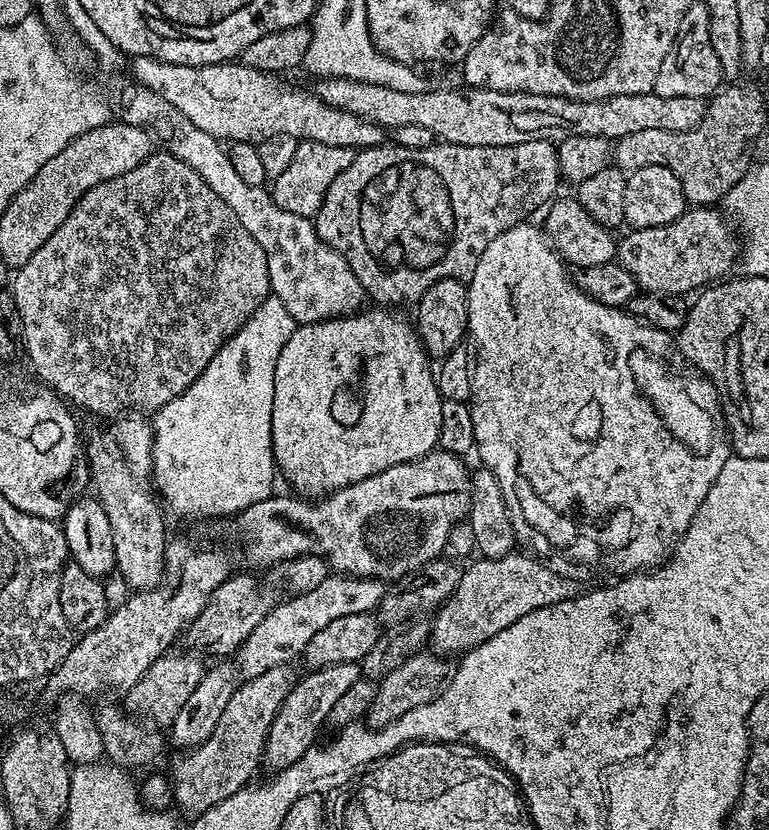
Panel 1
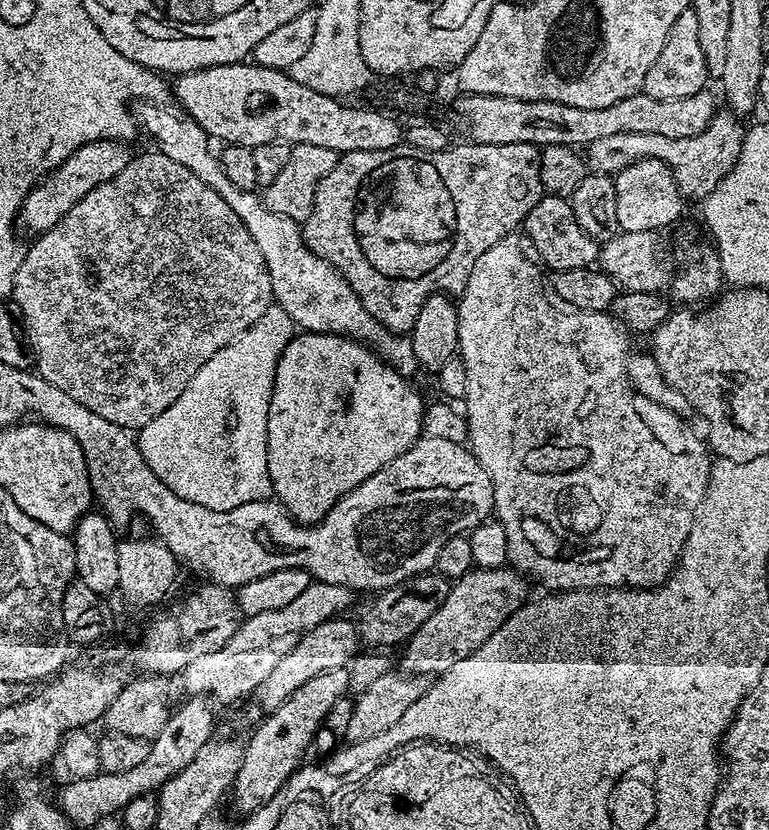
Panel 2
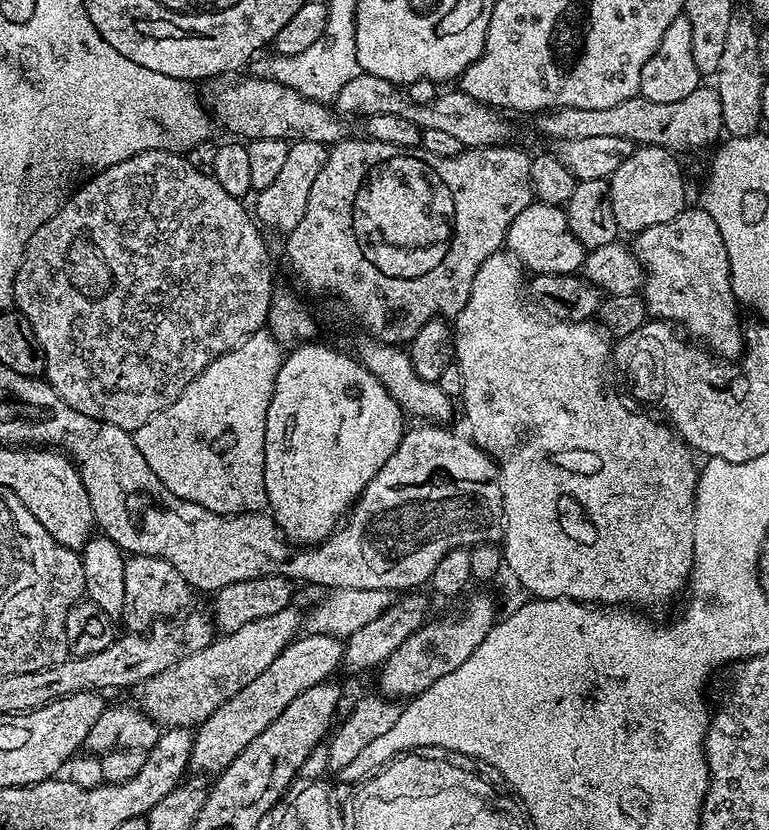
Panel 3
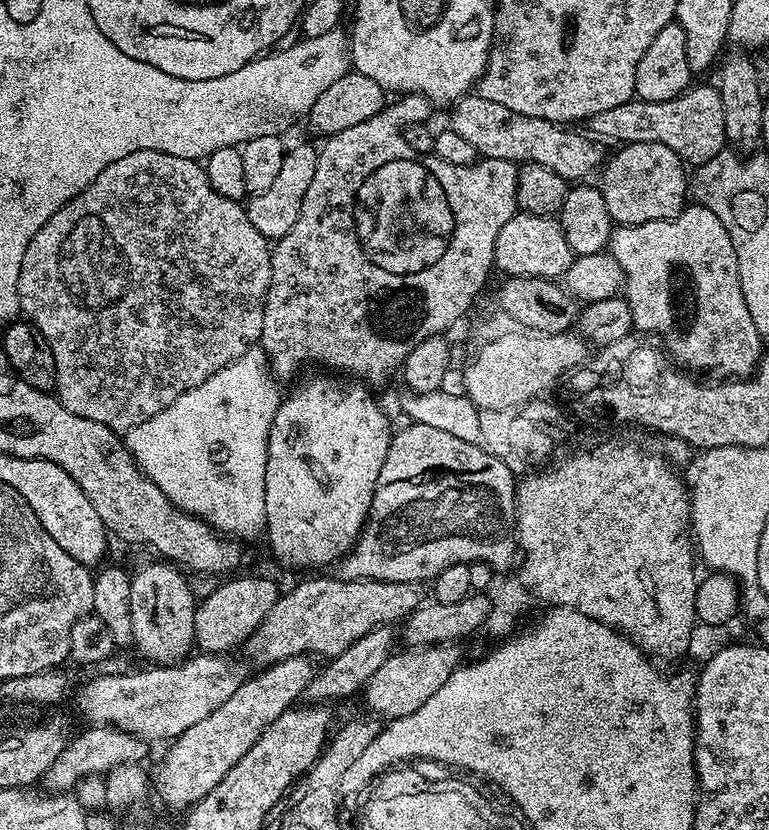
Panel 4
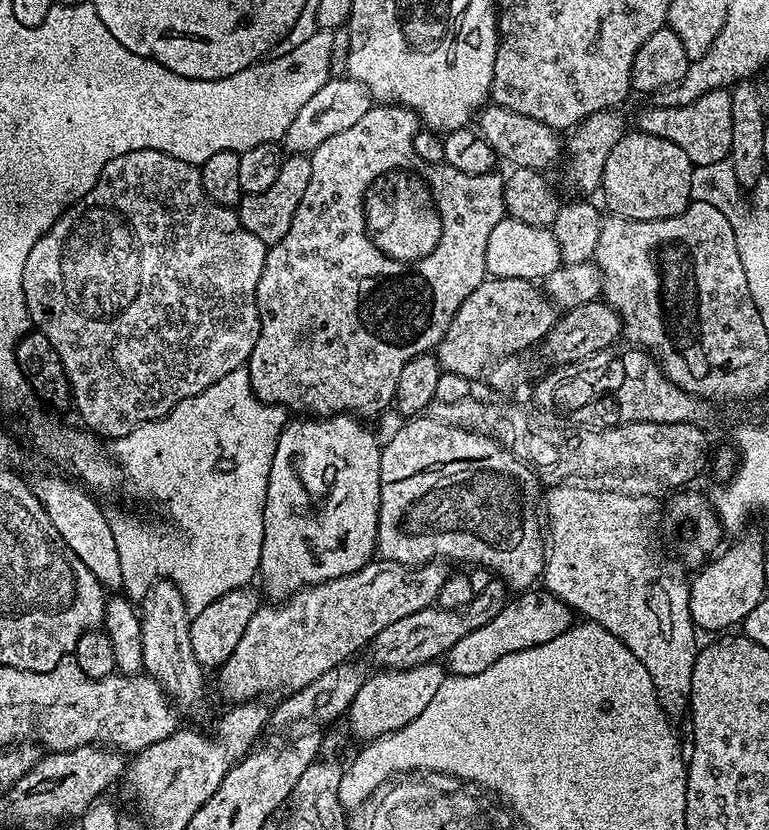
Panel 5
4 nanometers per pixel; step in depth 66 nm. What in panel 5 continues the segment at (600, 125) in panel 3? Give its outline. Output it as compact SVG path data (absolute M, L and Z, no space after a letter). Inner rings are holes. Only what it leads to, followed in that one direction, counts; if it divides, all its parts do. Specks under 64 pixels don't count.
M719 88L702 94L693 104L662 108L651 106L637 118L635 127L646 134L654 134L658 138L667 138L674 142L690 158L693 166L701 164L723 164L730 154L730 142L734 138L734 117L730 102L732 94L729 89Z

